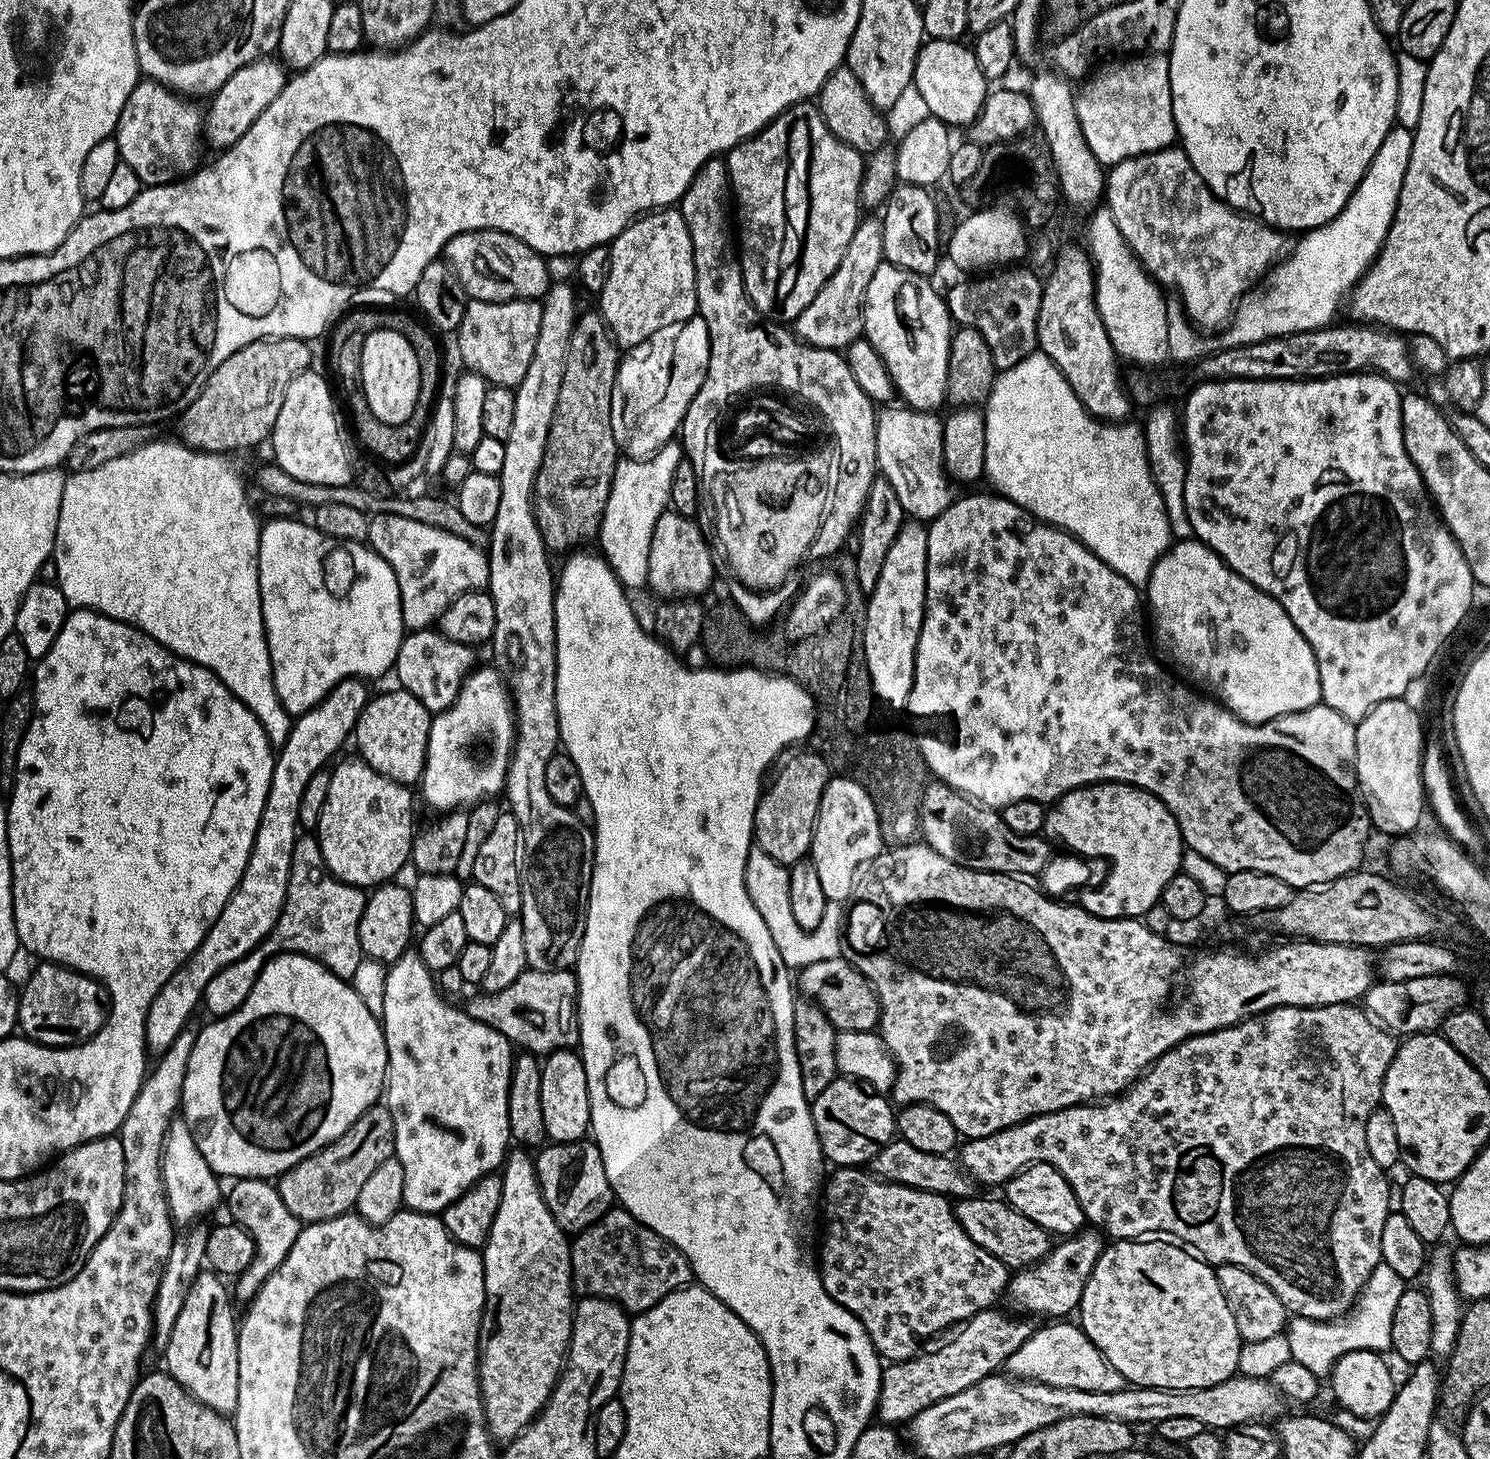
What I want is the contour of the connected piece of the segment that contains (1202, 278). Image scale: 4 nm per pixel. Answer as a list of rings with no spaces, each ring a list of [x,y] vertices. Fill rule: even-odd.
[[[1179,146],[1160,148],[1156,152],[1147,152],[1141,156],[1135,156],[1129,160],[1123,160],[1122,162],[1111,165],[1106,172],[1106,207],[1110,210],[1110,214],[1114,214],[1114,222],[1118,222],[1118,230],[1122,230],[1122,238],[1126,238],[1130,250],[1136,256],[1136,259],[1140,261],[1140,265],[1143,266],[1148,272],[1148,275],[1157,284],[1163,286],[1165,289],[1173,288],[1177,292],[1173,293],[1182,301],[1184,315],[1200,330],[1223,329],[1231,321],[1232,313],[1235,312],[1241,298],[1246,293],[1252,291],[1257,282],[1263,281],[1267,277],[1272,265],[1277,263],[1286,252],[1286,244],[1284,248],[1285,233],[1283,231],[1273,228],[1271,224],[1265,224],[1263,220],[1251,214],[1245,214],[1234,209],[1225,201],[1218,199],[1208,189],[1206,182],[1198,174],[1198,170],[1194,170],[1190,158],[1184,153],[1184,149]]]

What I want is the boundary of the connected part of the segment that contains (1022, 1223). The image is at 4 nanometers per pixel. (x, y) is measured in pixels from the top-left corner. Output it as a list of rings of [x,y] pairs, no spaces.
[[[973,1194],[967,1198],[960,1198],[955,1201],[954,1211],[962,1230],[970,1234],[970,1238],[982,1250],[994,1254],[1010,1270],[1030,1268],[1037,1264],[1047,1252],[1054,1247],[1053,1237],[1038,1222],[1030,1222],[1026,1214],[1018,1214],[1008,1205],[1007,1200],[997,1198],[991,1200],[988,1196]]]

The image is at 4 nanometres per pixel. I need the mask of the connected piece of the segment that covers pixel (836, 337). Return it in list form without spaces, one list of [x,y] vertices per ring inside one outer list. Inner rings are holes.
[[[861,219],[854,230],[854,238],[850,238],[850,246],[846,254],[842,254],[842,262],[838,262],[838,270],[830,274],[830,278],[814,294],[814,302],[798,314],[794,321],[794,331],[806,344],[816,348],[847,349],[849,344],[861,339],[864,331],[864,295],[870,286],[870,278],[874,278],[874,270],[885,263],[882,246],[882,223],[879,219]]]

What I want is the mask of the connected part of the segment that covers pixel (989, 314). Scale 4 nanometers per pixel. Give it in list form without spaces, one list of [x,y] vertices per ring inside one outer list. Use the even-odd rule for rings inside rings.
[[[1008,266],[991,274],[960,278],[964,280],[958,281],[946,292],[948,312],[953,321],[957,325],[978,330],[978,334],[986,338],[986,346],[990,346],[990,354],[994,354],[994,362],[1000,370],[1018,365],[1038,348],[1038,310],[1044,290],[1041,277],[1036,277],[1035,271],[1027,272],[1022,267]]]

